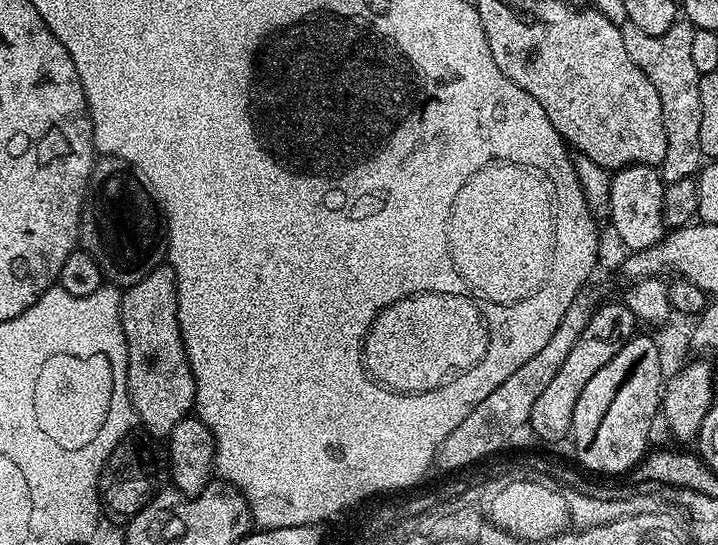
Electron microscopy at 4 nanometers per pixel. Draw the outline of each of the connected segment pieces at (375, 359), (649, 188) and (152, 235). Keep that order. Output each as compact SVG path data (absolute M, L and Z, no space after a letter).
M424 292L400 299L376 315L364 337L362 362L369 375L387 391L399 395L416 395L449 384L457 376L477 367L488 348L487 323L479 305L471 297Z
M631 164L625 168L617 168L611 173L606 214L612 219L612 228L628 252L646 250L664 239L666 235L666 225L662 218L664 186L664 181L660 179L659 167L650 164Z
M113 156L95 161L92 176L88 179L86 207L80 217L78 244L83 251L89 252L96 259L105 281L121 290L133 288L138 282L142 282L142 278L146 278L146 274L150 274L155 268L165 263L168 237L161 213L152 197L148 195L140 177L129 168L126 162Z

